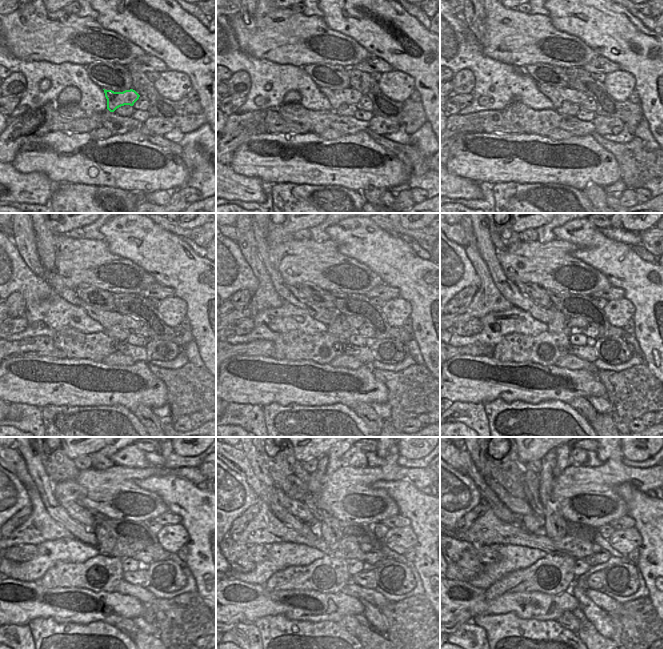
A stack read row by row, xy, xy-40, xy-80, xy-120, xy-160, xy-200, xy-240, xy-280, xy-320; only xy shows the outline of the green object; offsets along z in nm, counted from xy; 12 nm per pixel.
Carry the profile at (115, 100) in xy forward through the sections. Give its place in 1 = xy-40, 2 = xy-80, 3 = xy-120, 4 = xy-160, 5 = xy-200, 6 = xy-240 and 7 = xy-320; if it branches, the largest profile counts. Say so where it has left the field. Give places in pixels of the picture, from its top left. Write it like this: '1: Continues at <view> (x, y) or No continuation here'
1: Continues at xy-40 (350, 96)
2: Continues at xy-80 (557, 96)
3: Continues at xy-120 (106, 319)
4: Continues at xy-160 (289, 293)
5: Continues at xy-200 (507, 288)
6: Continues at xy-240 (44, 484)
7: Continues at xy-320 (482, 464).

